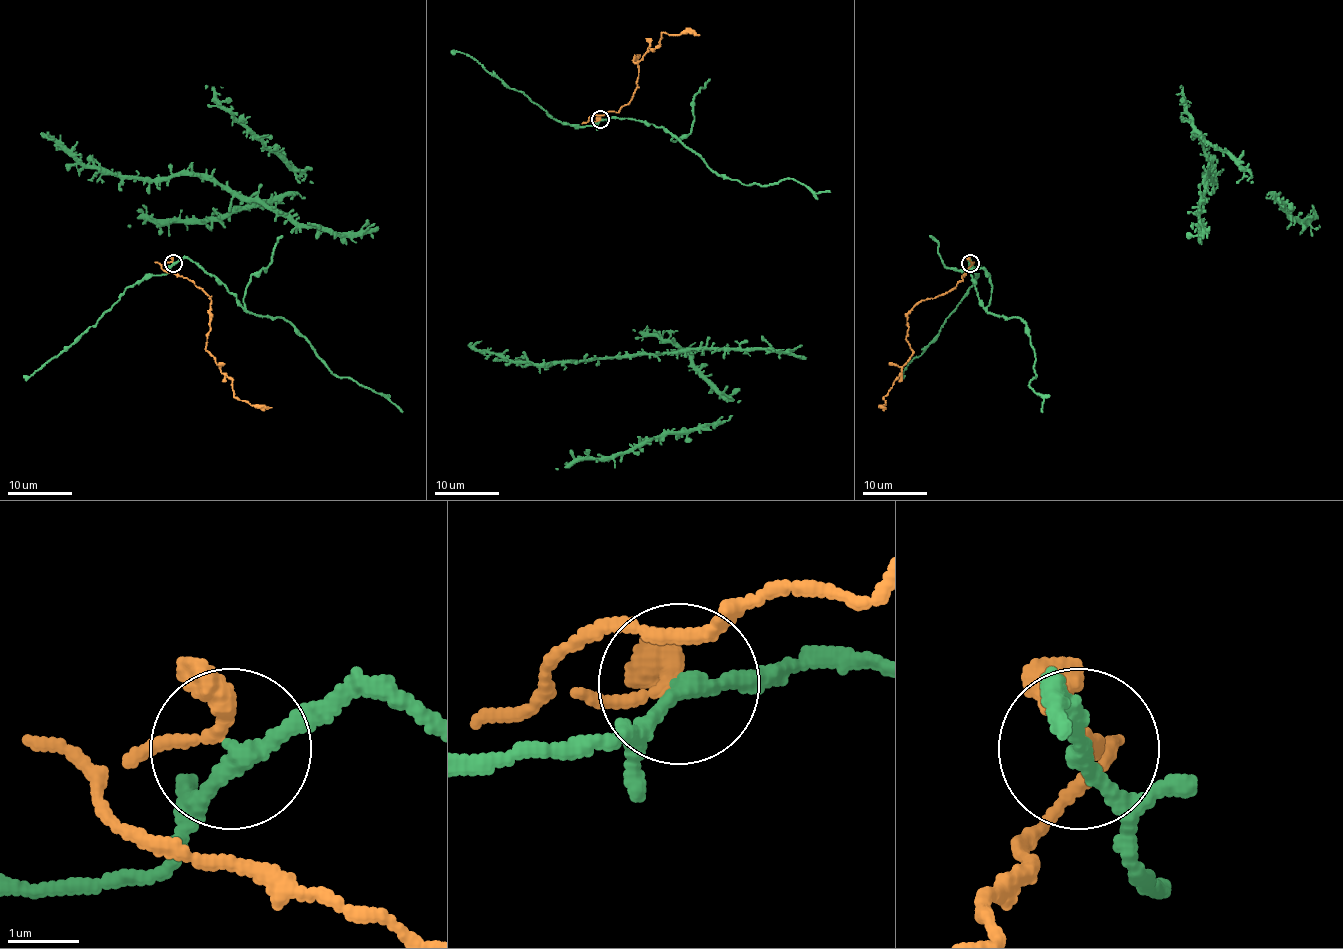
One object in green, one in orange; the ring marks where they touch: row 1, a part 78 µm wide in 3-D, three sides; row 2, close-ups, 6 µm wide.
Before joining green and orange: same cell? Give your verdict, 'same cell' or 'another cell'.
another cell

